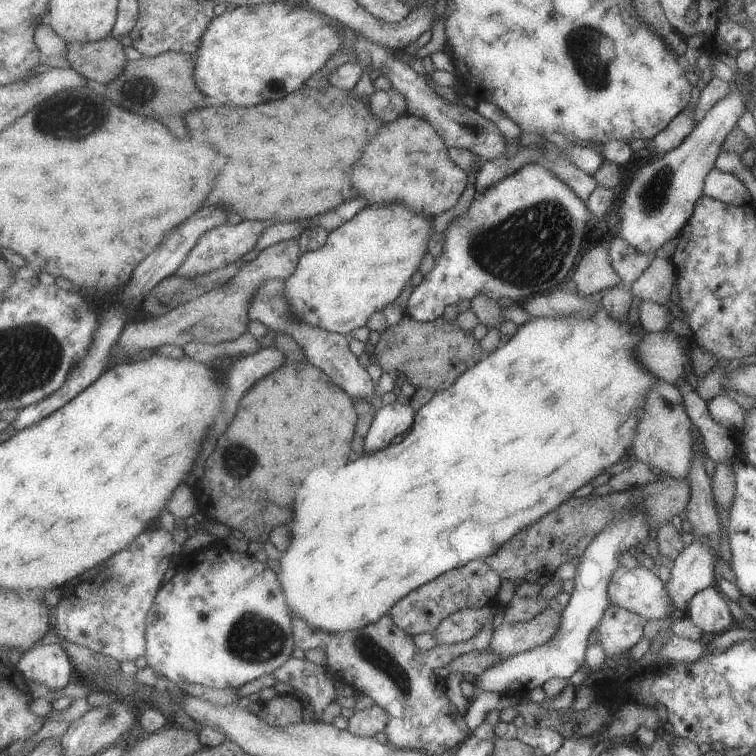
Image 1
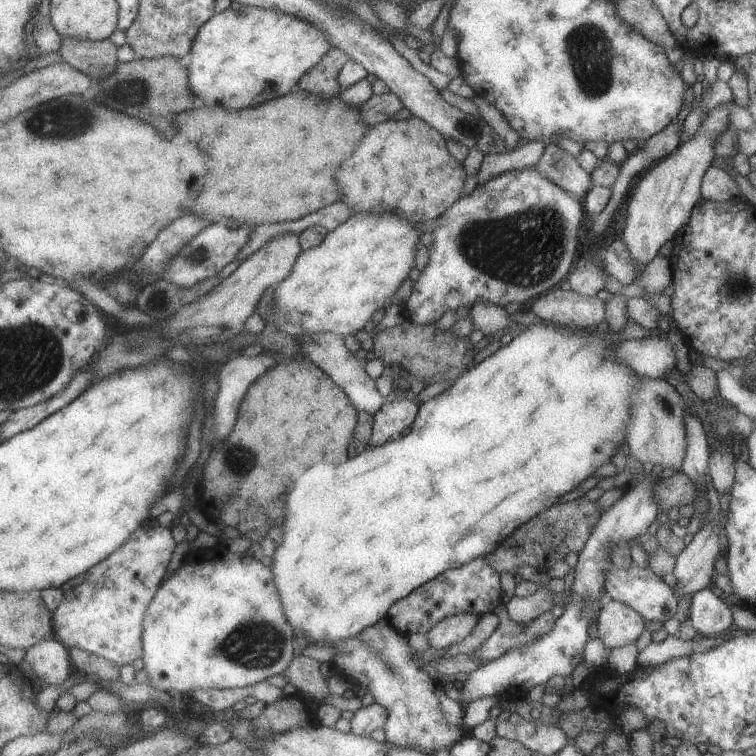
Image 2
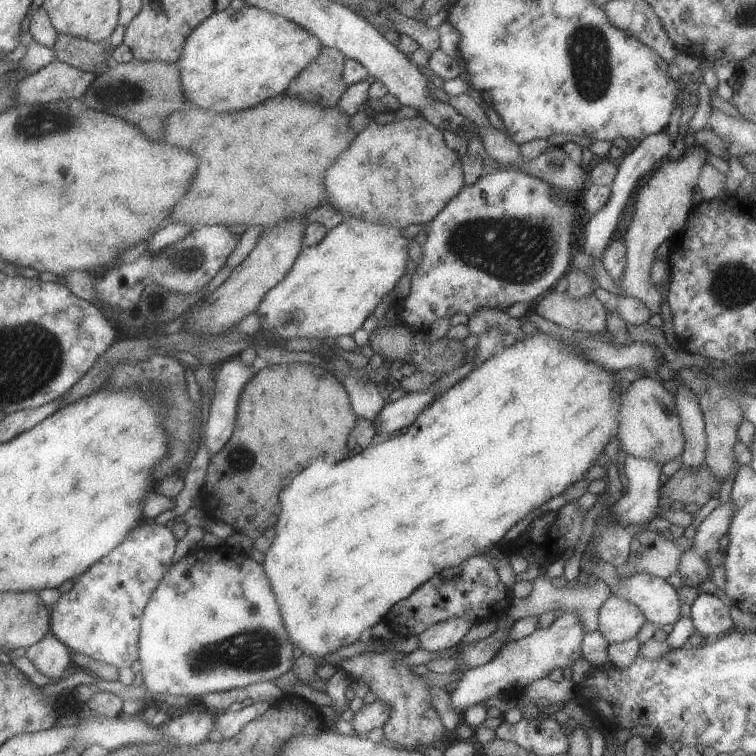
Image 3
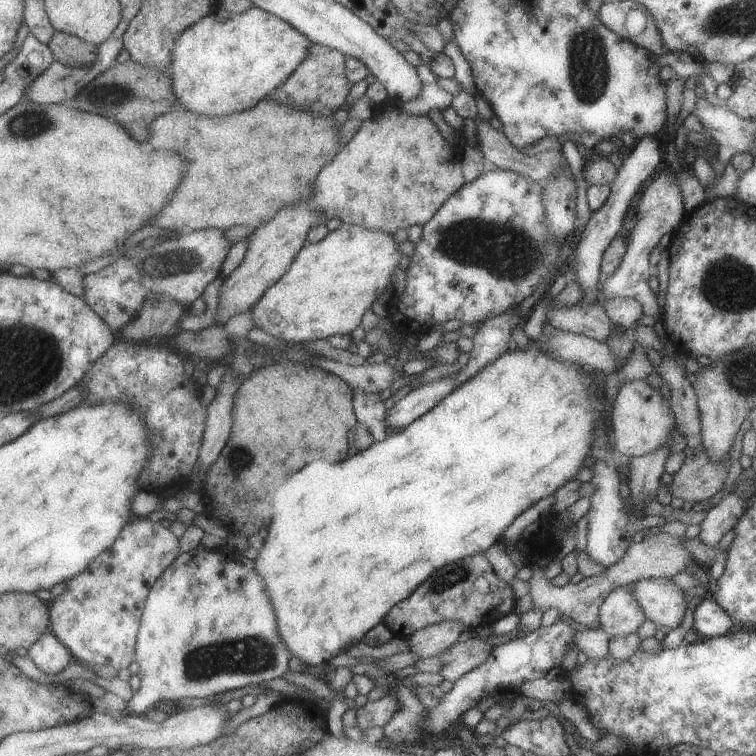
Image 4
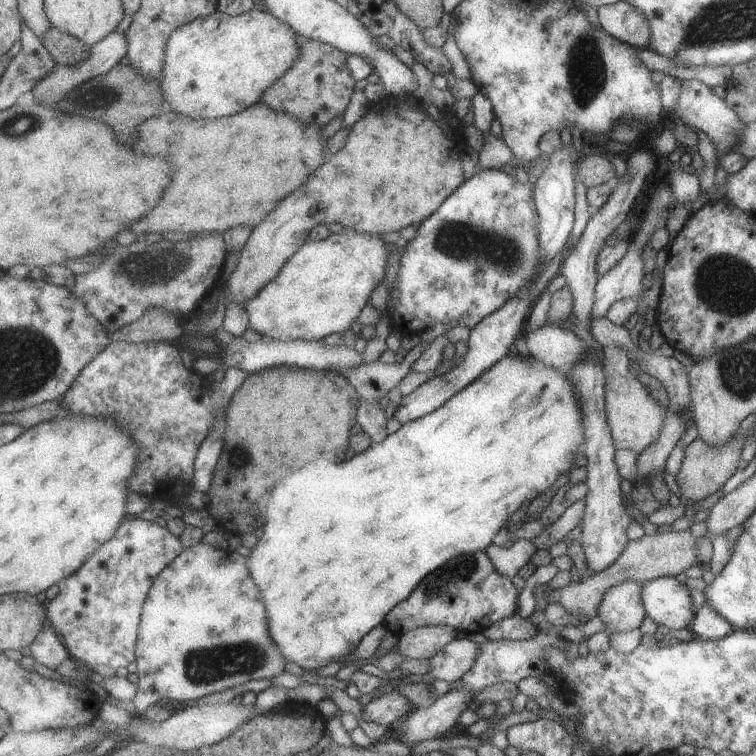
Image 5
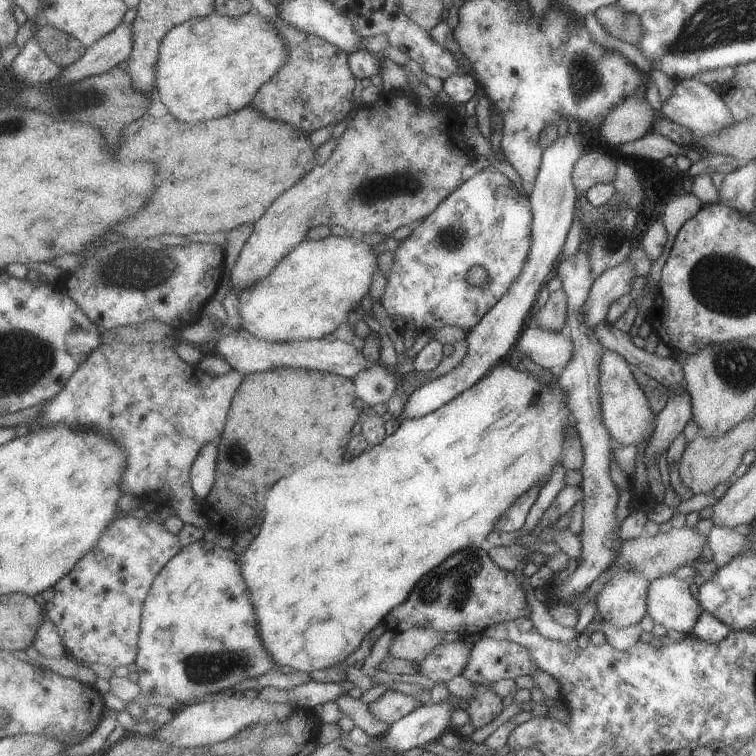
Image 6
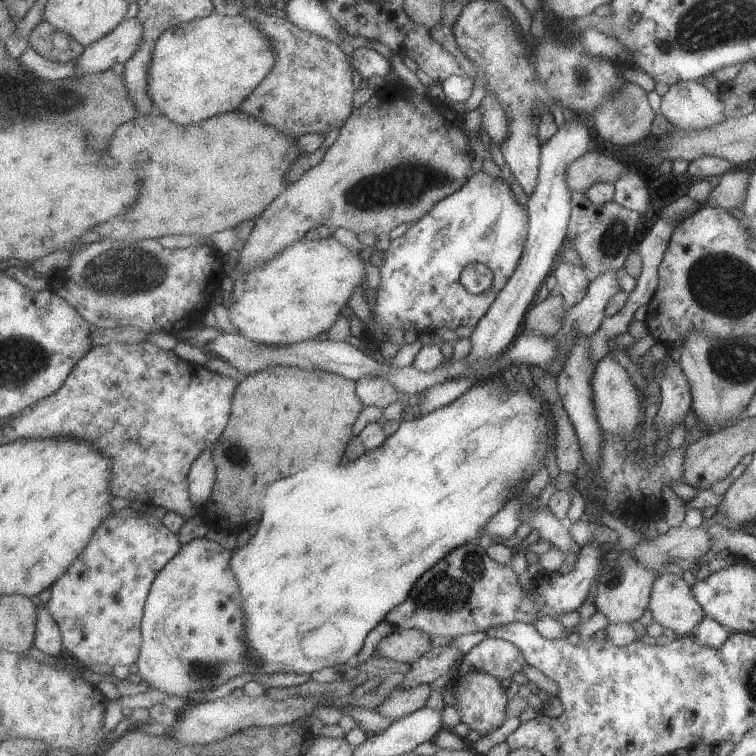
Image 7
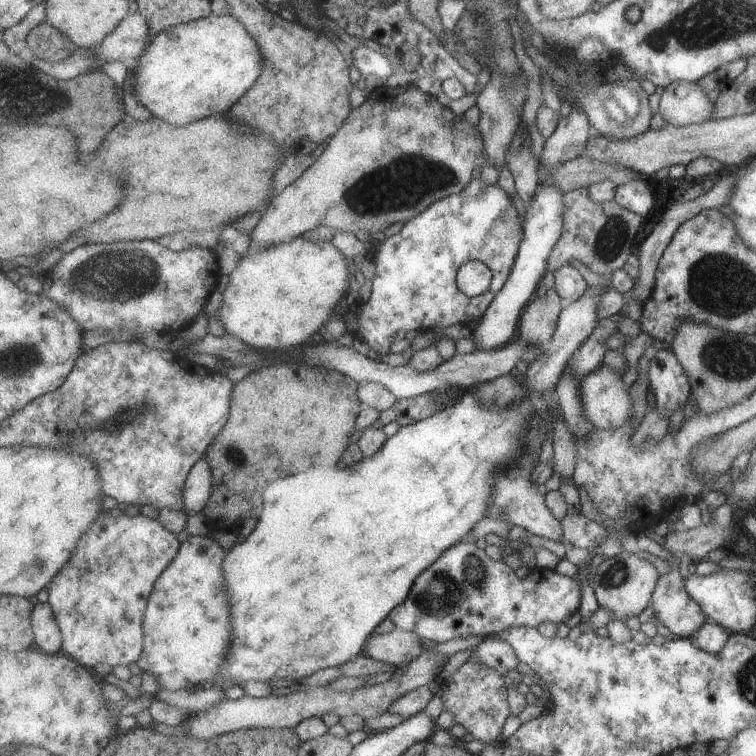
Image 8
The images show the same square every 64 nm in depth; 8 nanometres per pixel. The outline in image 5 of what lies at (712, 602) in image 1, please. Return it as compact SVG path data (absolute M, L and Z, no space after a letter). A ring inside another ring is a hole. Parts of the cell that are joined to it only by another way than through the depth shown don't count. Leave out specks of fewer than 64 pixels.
M705 602L695 613L694 624L690 628L695 638L716 640L734 631L733 624L714 610L710 603Z

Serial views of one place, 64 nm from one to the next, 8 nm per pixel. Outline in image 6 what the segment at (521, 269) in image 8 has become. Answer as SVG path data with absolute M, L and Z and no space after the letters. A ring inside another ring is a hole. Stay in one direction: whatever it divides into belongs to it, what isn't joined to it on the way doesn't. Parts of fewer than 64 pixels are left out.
M579 132L579 136L574 136L571 133L568 133L565 137L559 136L547 149L543 149L541 165L537 177L535 178L535 185L528 190L533 212L533 223L531 226L532 244L529 259L524 265L522 274L513 285L509 286L508 292L494 305L494 308L488 311L472 330L468 330L466 339L469 344L469 349L463 361L450 370L450 372L432 381L426 382L415 389L410 395L405 396L404 409L400 419L423 417L435 411L438 407L444 406L449 400L456 398L461 392L464 392L477 380L480 380L492 367L508 359L510 353L516 348L521 332L530 320L532 308L537 301L541 289L553 275L556 269L556 263L562 258L562 247L564 246L564 242L566 242L566 236L568 236L568 231L572 226L572 222L574 222L578 190L574 186L572 173L576 161L582 156L583 146L581 135L582 132Z

